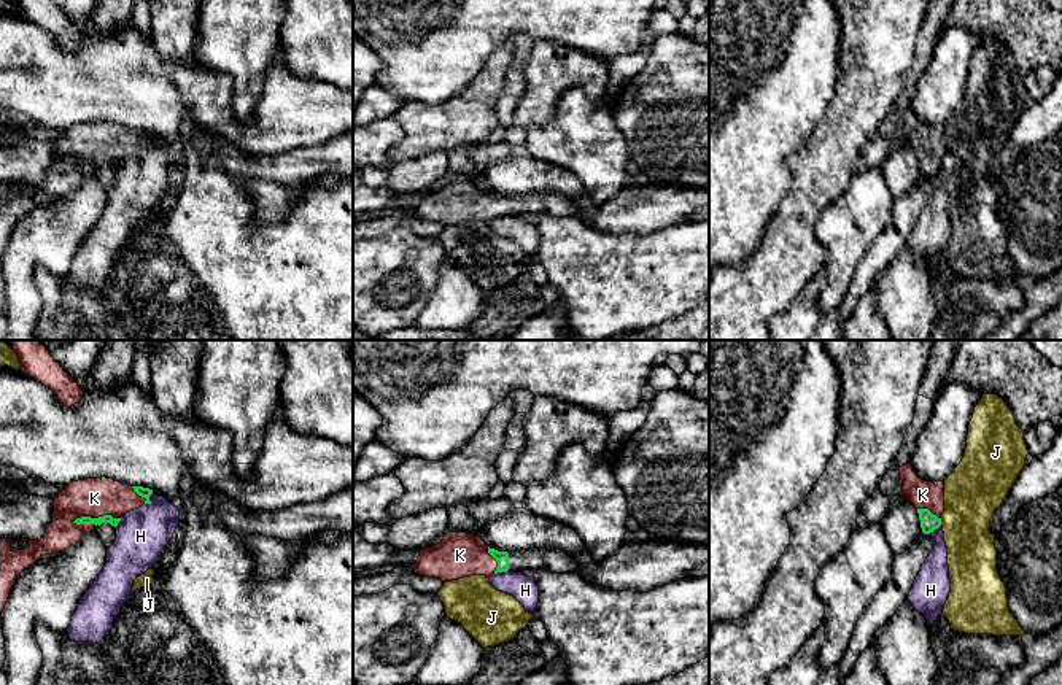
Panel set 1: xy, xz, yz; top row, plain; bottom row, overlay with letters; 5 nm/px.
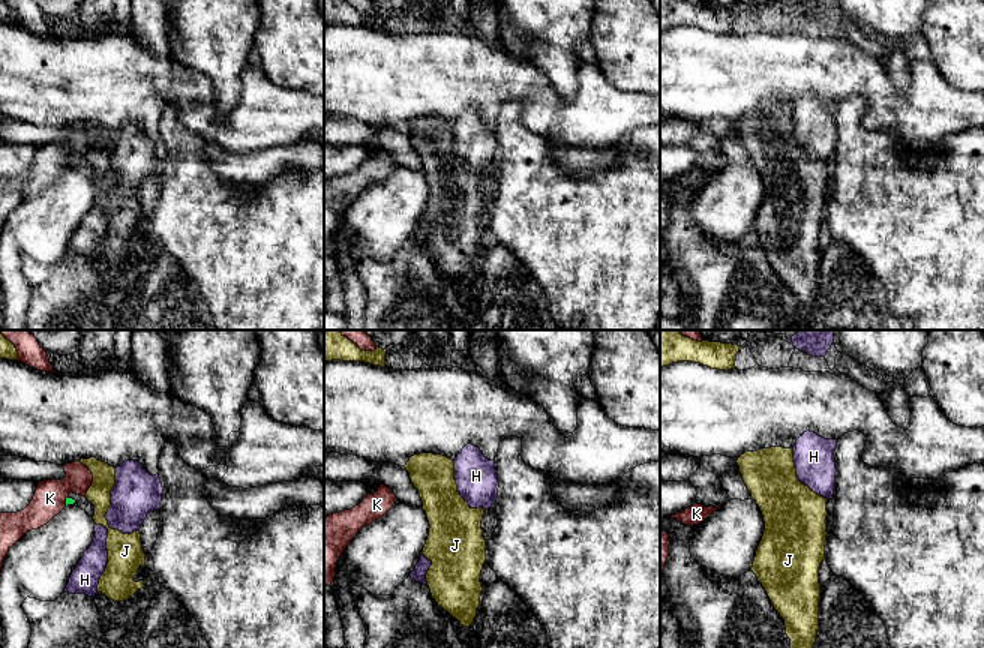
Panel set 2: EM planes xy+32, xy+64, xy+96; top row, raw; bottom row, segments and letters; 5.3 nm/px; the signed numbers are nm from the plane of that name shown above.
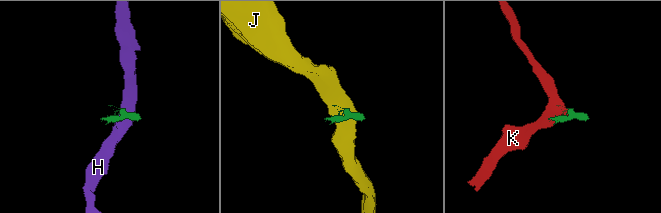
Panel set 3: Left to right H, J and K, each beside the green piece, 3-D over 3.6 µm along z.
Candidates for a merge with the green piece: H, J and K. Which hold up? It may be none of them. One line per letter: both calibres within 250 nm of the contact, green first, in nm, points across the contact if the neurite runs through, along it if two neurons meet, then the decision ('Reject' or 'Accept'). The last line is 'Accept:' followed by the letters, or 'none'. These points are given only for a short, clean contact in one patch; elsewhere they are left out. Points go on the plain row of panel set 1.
H: Thickness 90 nm (green) against 160 nm. Boundary: yz (940, 169), (924, 178). Reject
J: Thickness 90 nm (green) against 280 nm. Boundary: yz (940, 162), (941, 169). Reject
K: Thickness 50 nm (green) against 200 nm. Path across: xy (107, 162), (96, 162), (94, 142). Accept
Accept: K

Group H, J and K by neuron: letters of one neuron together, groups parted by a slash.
H / J / K

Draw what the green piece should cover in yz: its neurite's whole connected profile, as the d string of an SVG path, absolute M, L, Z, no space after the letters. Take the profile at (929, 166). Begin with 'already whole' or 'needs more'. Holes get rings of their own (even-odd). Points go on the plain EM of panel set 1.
needs more | M911 106L898 114L903 124L903 140L917 153L922 176L933 176L941 170L944 156L944 126L922 124Z

